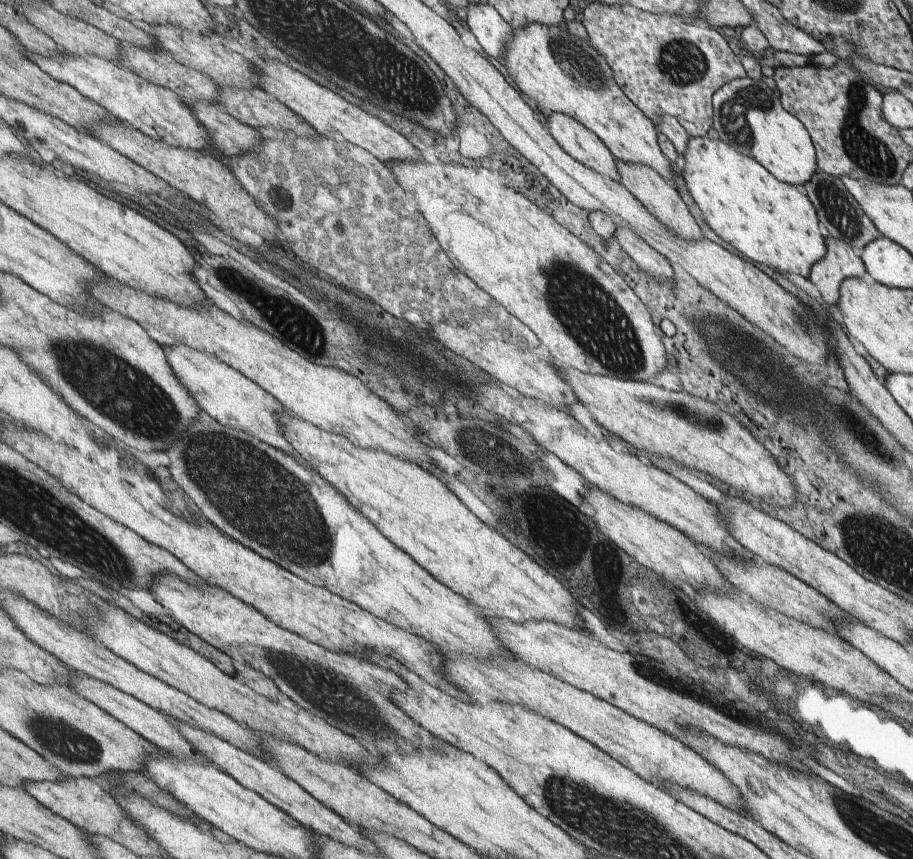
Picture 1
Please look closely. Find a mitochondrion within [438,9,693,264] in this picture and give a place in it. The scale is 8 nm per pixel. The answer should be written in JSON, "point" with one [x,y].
{"point":[581,68]}

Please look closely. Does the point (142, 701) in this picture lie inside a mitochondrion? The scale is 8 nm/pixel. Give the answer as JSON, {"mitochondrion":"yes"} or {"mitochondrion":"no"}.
{"mitochondrion":"no"}

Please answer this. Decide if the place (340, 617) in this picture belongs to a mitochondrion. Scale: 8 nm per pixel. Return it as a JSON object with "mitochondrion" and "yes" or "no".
{"mitochondrion":"no"}

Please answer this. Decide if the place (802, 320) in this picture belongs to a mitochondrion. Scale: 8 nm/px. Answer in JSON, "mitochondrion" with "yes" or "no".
{"mitochondrion":"yes"}

